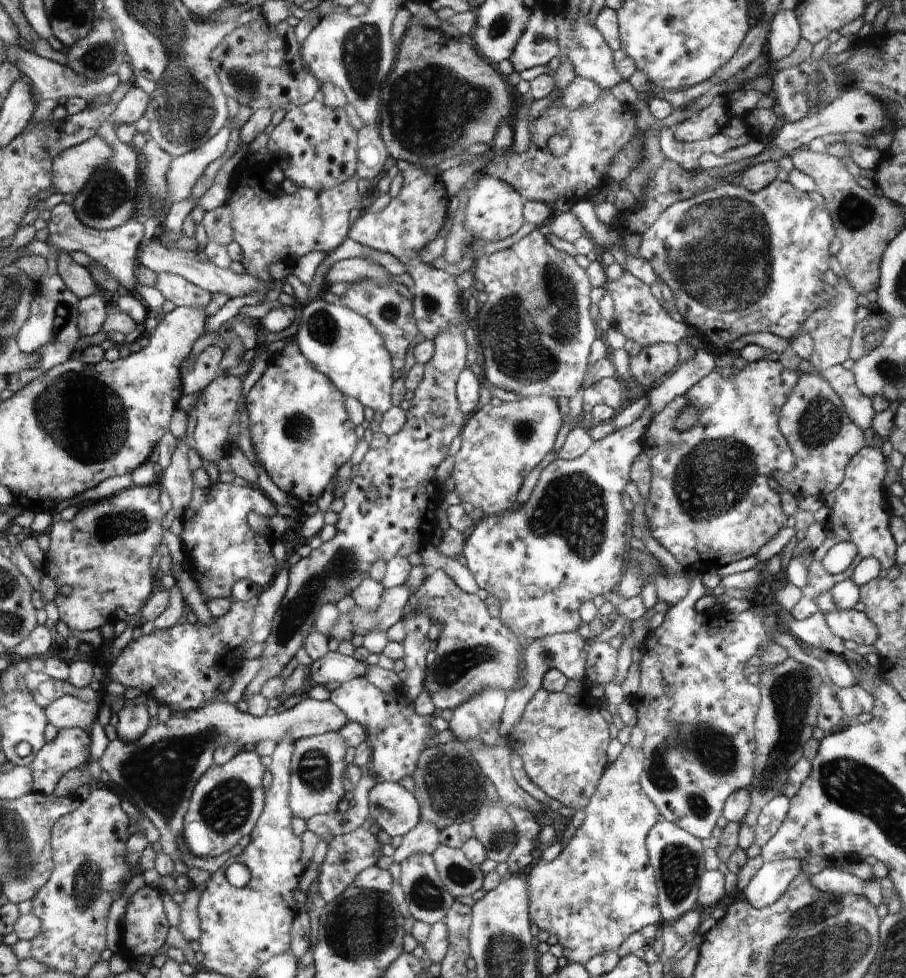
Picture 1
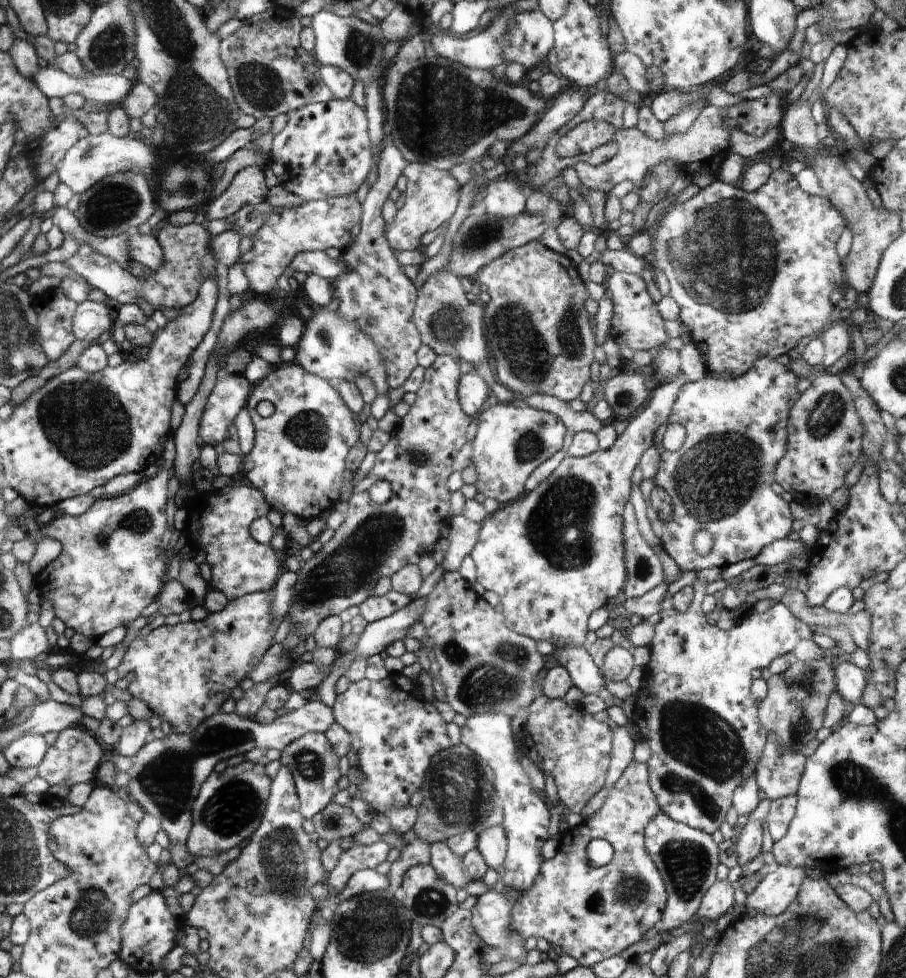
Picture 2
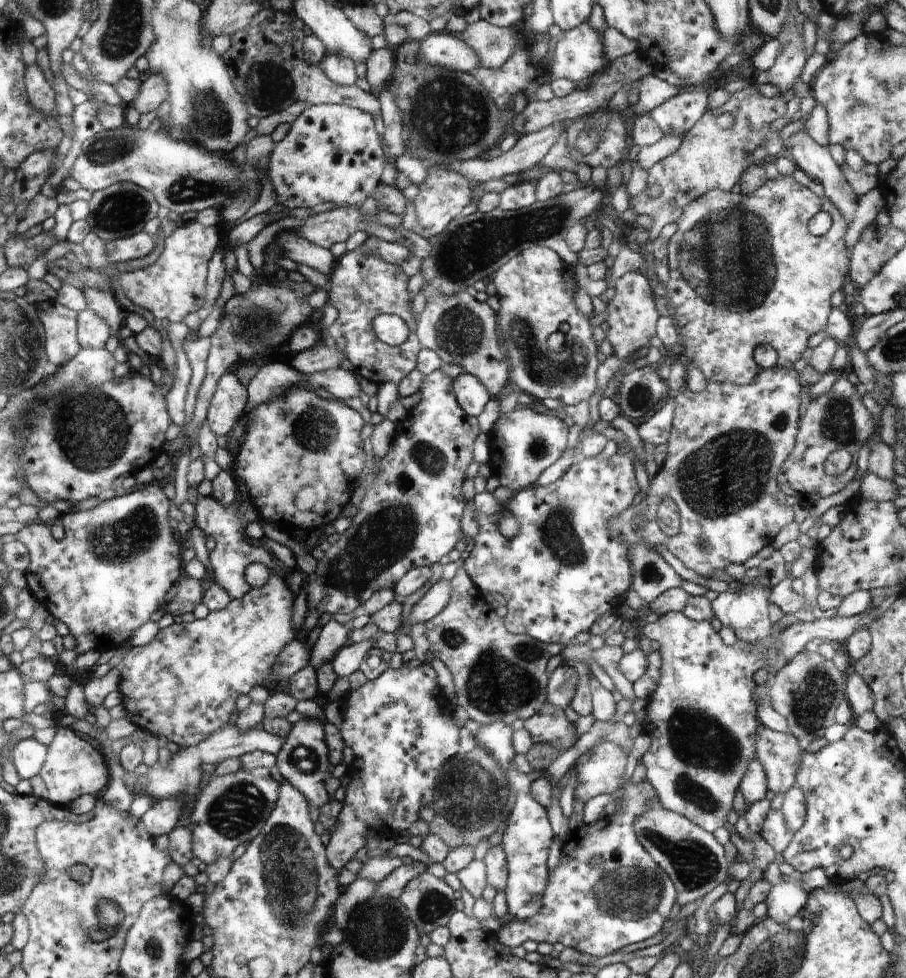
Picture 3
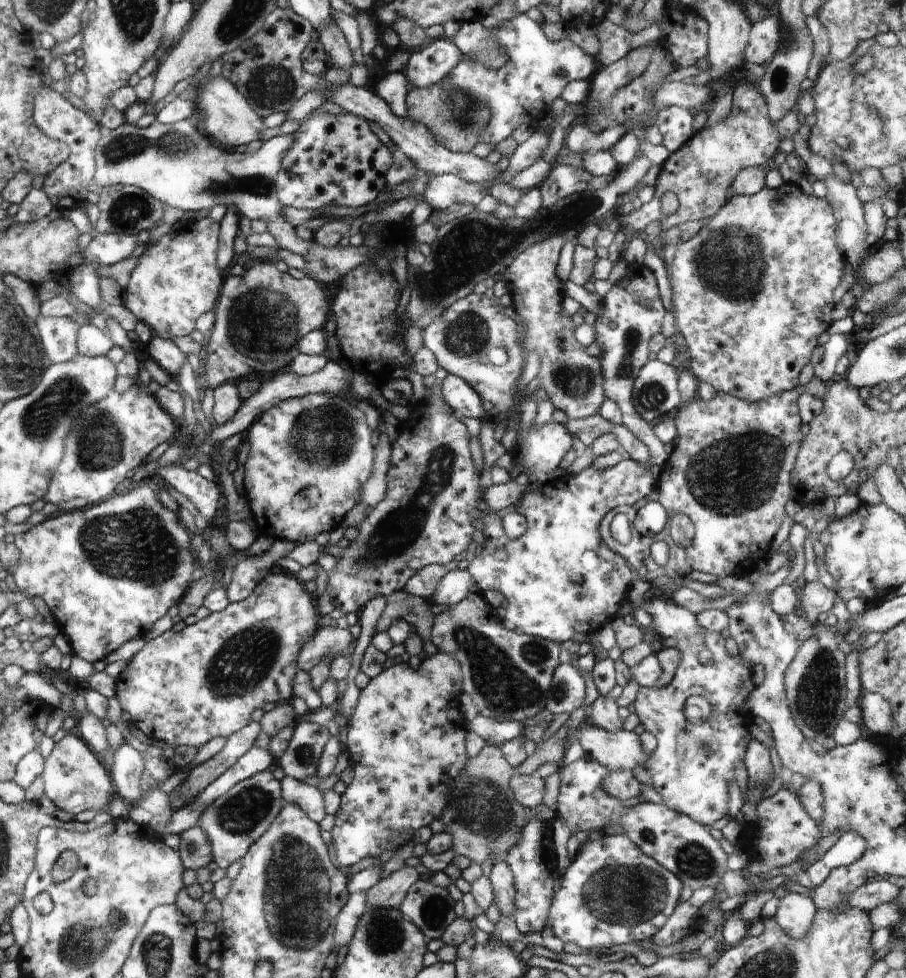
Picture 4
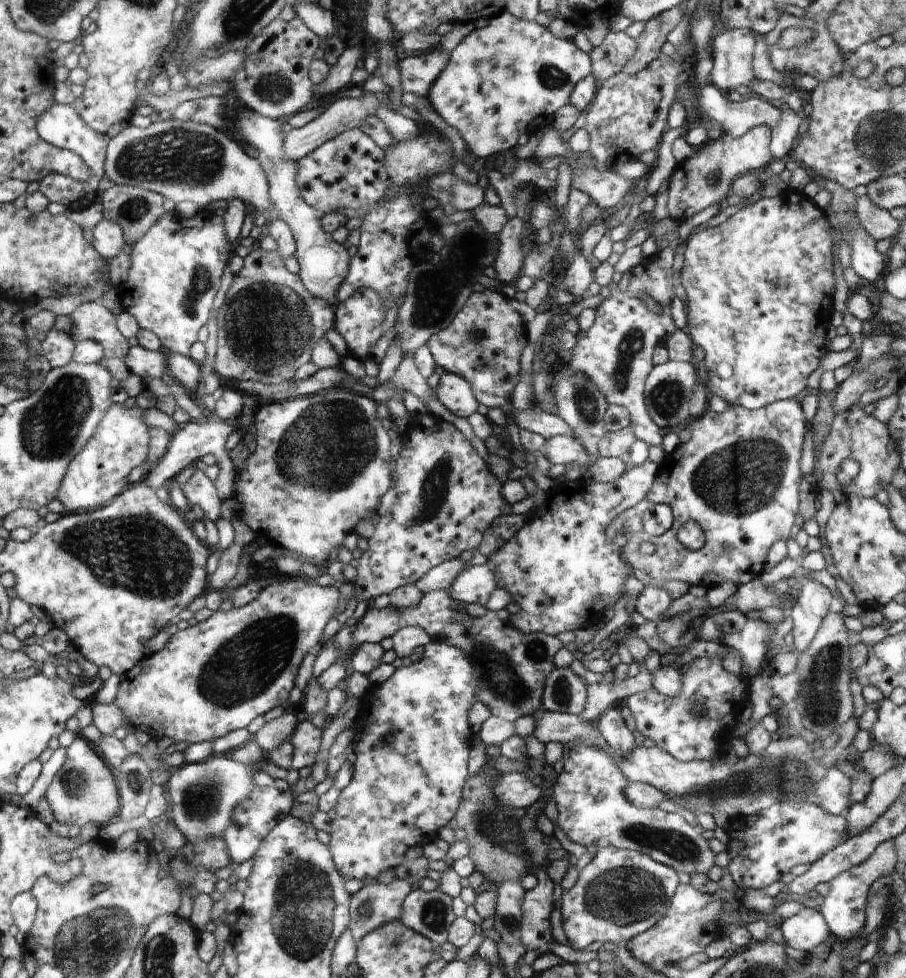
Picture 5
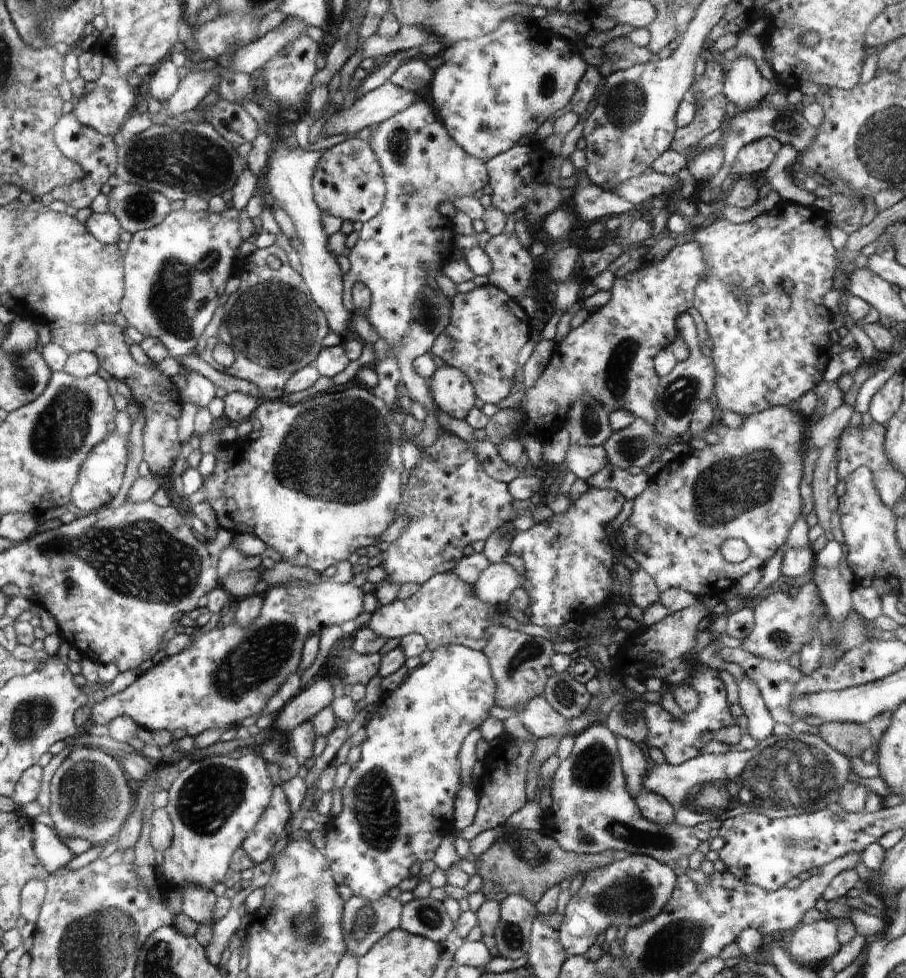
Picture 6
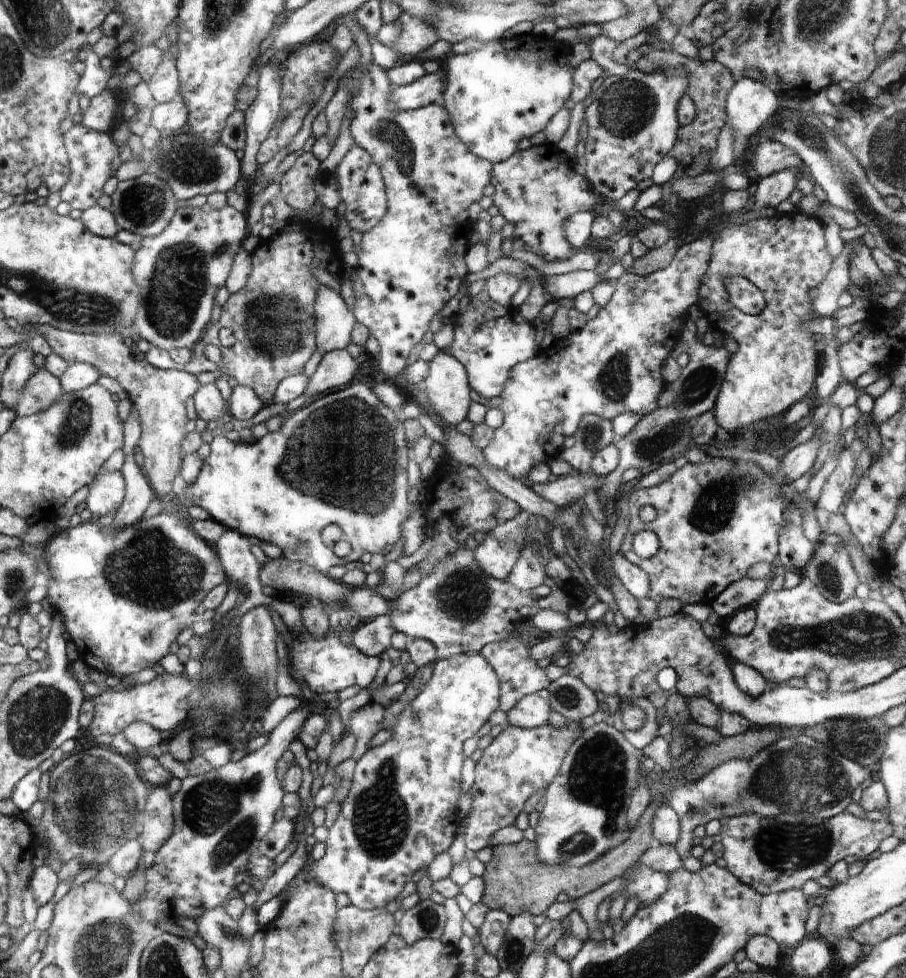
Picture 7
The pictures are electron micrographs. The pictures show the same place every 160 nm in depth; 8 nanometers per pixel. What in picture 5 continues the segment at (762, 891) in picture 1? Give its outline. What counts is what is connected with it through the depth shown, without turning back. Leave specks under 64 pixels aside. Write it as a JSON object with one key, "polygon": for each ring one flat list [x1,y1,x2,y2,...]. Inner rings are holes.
{"polygon":[[801,908,797,914,784,919,779,929,789,947,806,954,832,936,824,918,814,908]]}

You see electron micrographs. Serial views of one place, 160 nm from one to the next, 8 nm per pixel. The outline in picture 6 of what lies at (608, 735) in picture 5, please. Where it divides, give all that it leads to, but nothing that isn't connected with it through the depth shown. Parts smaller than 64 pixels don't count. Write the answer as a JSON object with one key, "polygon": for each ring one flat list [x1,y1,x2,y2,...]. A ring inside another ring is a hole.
{"polygon":[[616,734,616,748,620,754,621,766,624,779,626,780,626,790,636,799,636,796,645,790,644,778,649,772,648,760,638,744,622,738]]}

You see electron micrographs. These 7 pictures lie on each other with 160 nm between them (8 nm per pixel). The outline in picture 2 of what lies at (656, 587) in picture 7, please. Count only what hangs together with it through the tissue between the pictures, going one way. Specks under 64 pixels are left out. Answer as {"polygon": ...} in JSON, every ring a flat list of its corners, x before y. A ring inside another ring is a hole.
{"polygon":[[760,357,745,375,725,378,706,374,696,382,681,386,670,416,653,438,653,445,658,447,661,456,659,471,651,479,644,479,639,487,646,500,650,526,661,540,663,550,674,559,682,573,712,567,723,569,740,560,755,558,771,542,787,538,794,520,789,502,774,493,770,486,775,482,774,469,787,449,788,415,800,396,796,389,799,379,788,365,770,357],[673,422,686,428,686,439,679,450,671,452,664,449,662,439,666,426],[656,487,670,495,673,517,668,522,660,520,648,502,651,490],[701,528,708,530,713,538,712,550,706,556,698,554,693,543,694,535]]}

